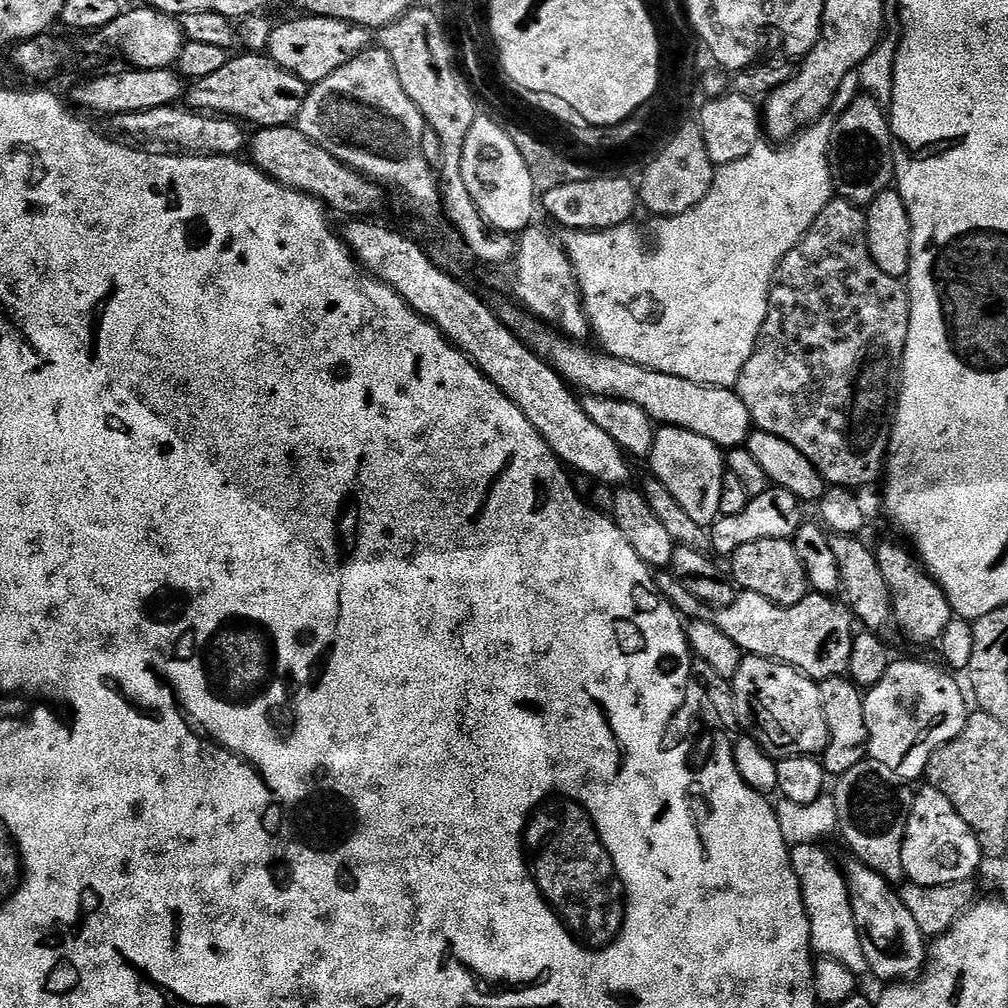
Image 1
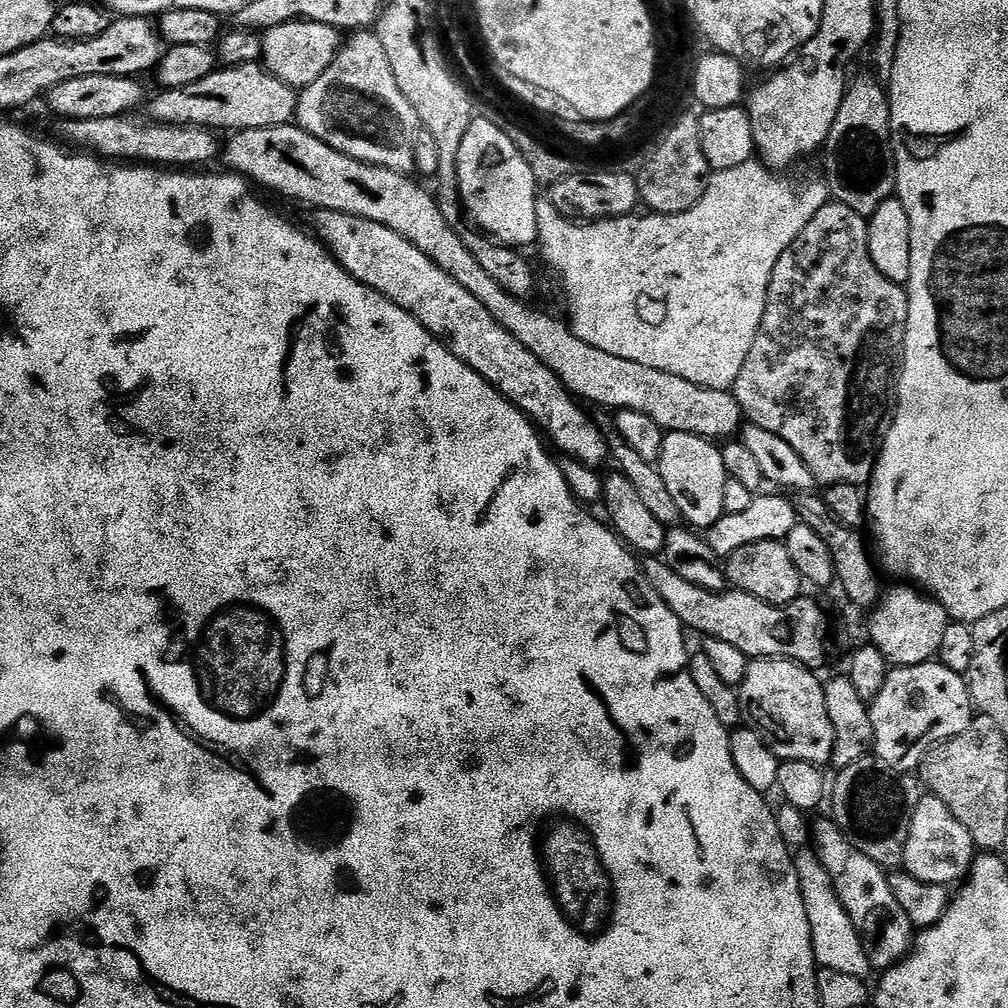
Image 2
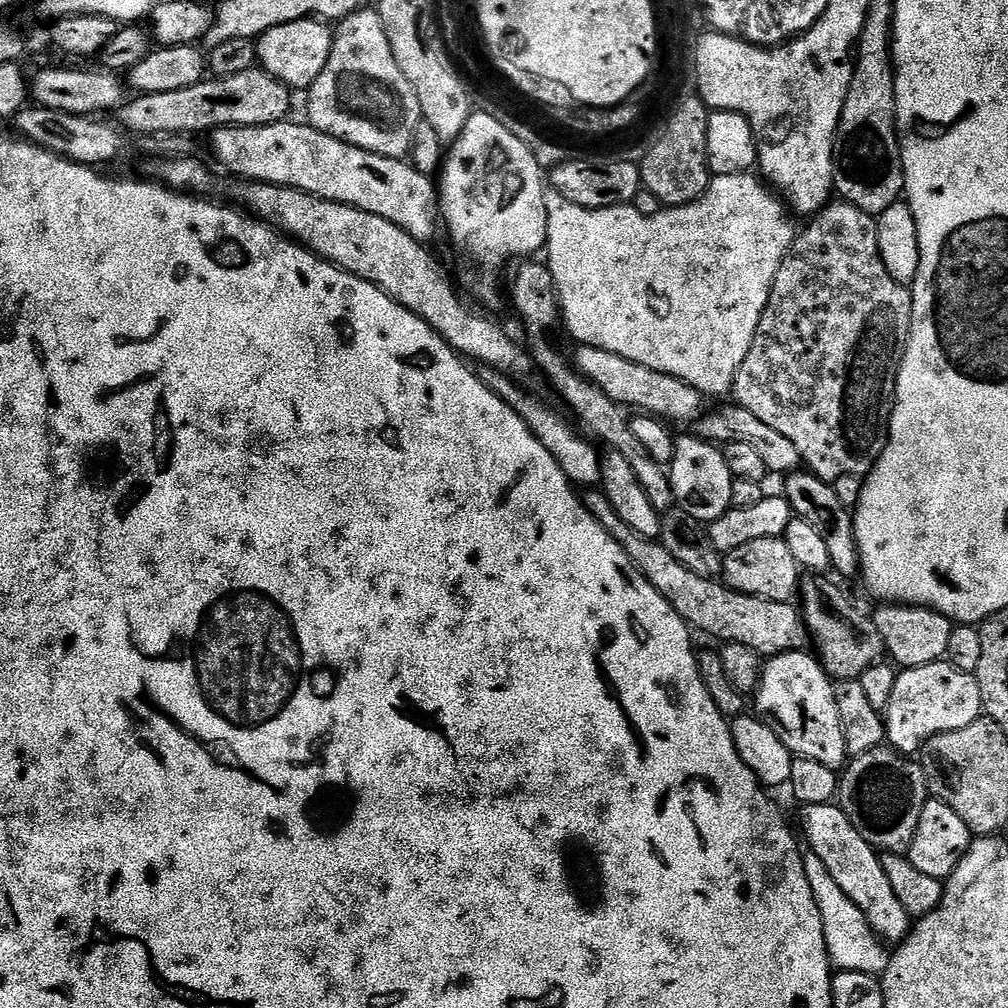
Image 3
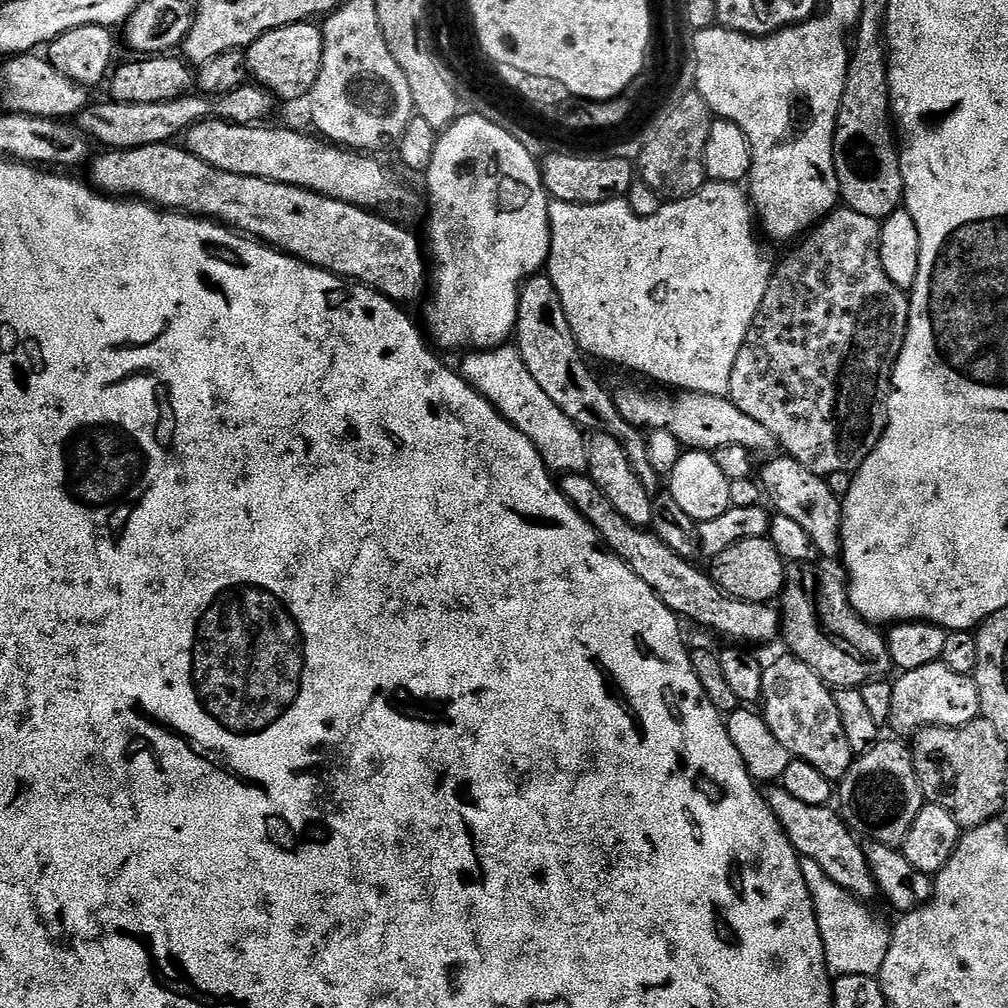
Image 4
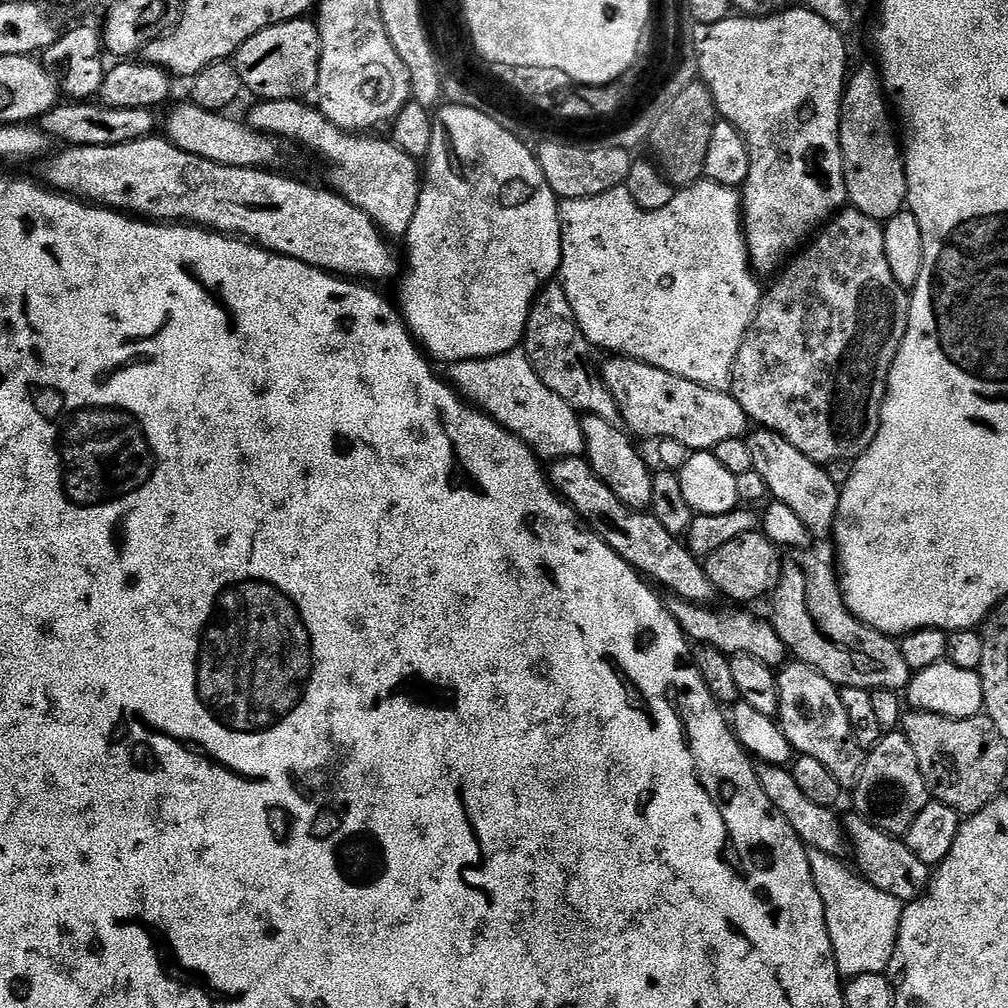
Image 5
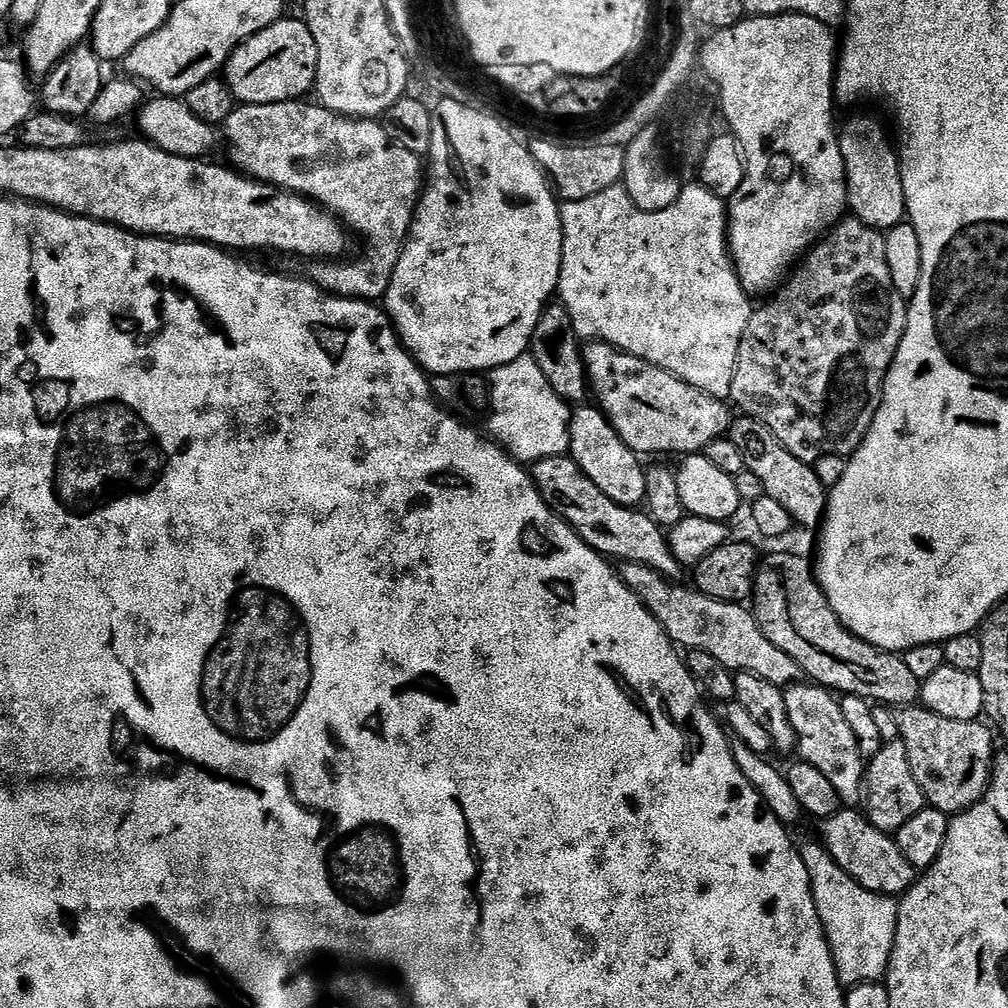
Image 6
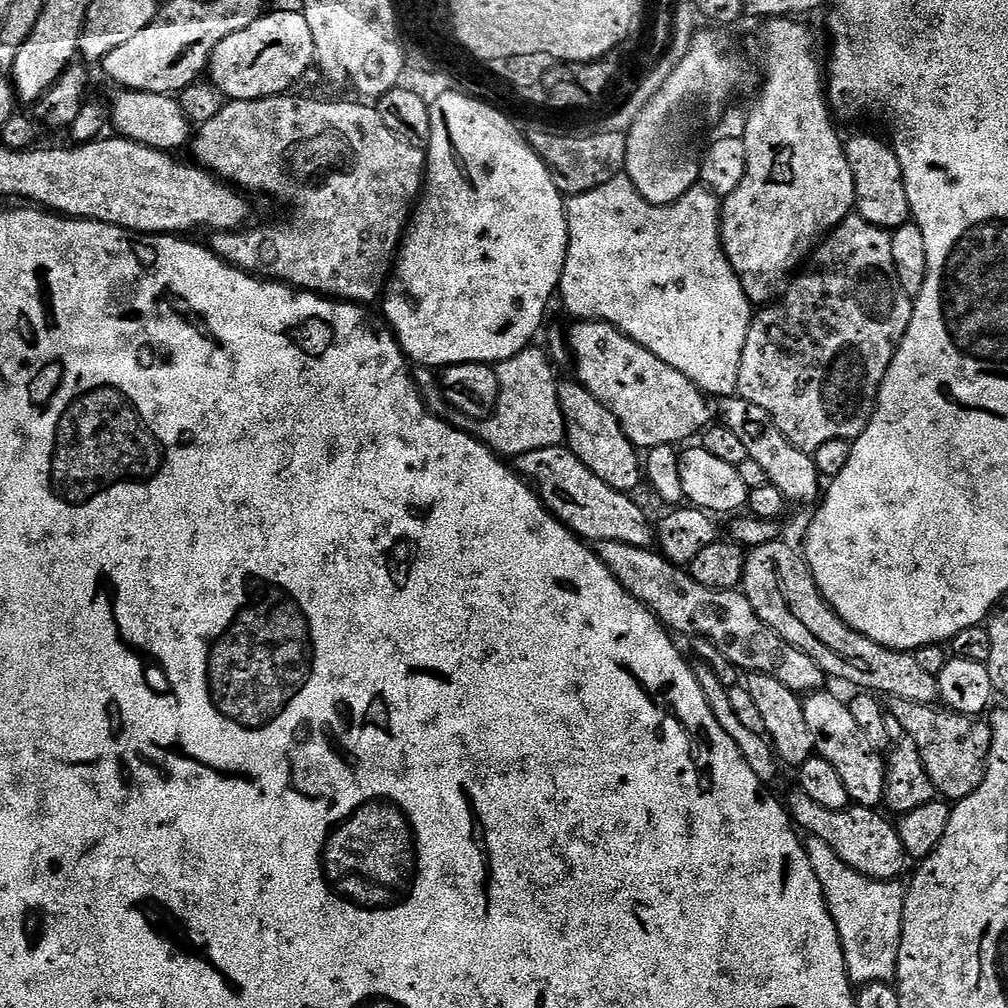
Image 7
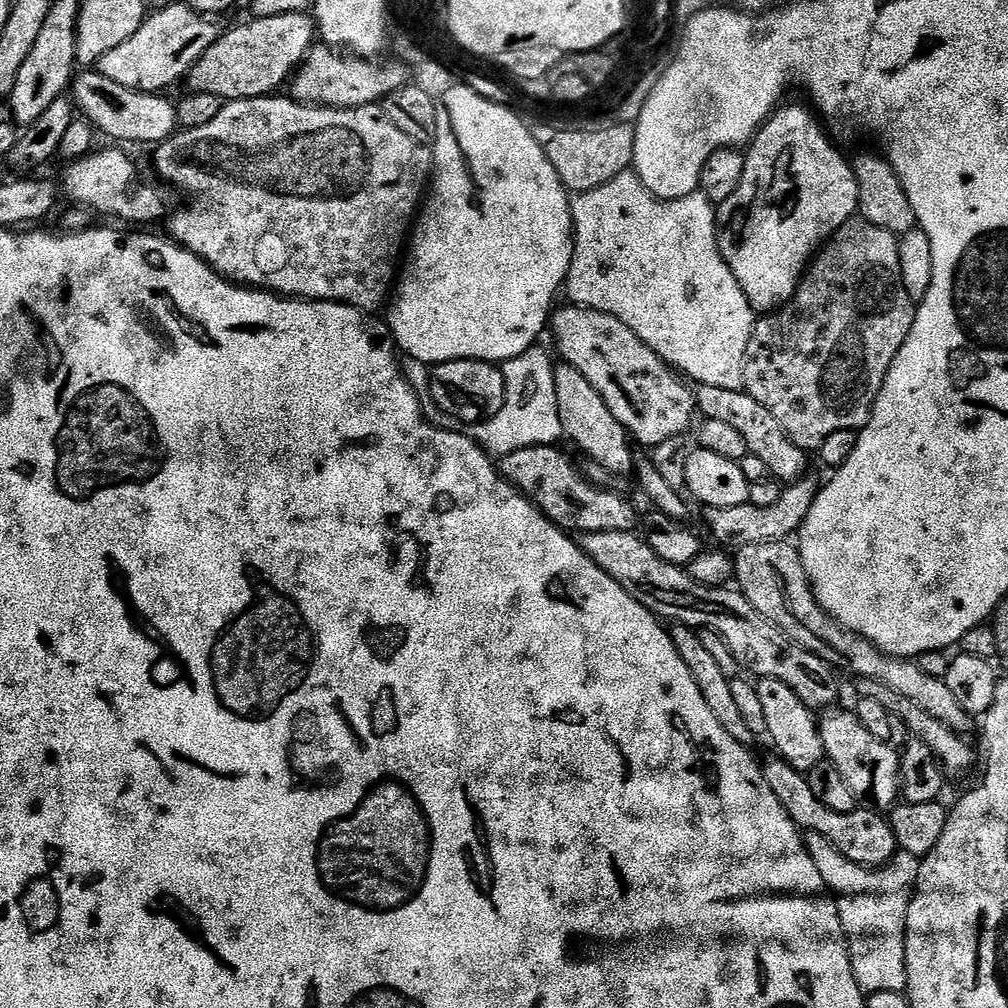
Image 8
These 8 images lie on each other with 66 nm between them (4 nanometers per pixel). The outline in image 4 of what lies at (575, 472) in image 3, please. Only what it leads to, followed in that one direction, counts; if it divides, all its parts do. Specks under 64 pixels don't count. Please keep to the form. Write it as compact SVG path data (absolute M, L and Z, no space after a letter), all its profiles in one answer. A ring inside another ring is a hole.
M515 346L472 350L465 356L468 357L458 365L458 371L465 382L475 392L482 393L523 436L530 438L549 472L587 473L588 445L585 433L580 425L575 424L554 404L542 386L534 382L530 370L526 370L526 362L522 362L522 354Z

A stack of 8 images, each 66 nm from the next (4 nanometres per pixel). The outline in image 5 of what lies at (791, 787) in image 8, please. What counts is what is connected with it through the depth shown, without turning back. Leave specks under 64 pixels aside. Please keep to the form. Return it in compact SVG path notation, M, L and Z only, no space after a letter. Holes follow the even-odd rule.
M849 814L848 817L843 817L842 823L850 841L850 852L856 855L855 867L859 875L870 881L875 888L886 890L886 894L905 902L915 900L928 889L929 865L924 864L922 858L914 858L914 854L903 839L878 830L864 816Z

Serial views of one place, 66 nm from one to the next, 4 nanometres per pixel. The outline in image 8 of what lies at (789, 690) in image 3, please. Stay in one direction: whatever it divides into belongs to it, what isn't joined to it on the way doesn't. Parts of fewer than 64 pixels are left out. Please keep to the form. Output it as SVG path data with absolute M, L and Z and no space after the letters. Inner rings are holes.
M829 711L825 715L829 716L819 721L827 763L834 765L838 774L846 778L846 786L850 786L857 805L867 806L873 810L891 809L902 792L900 786L901 753L887 740L874 738L874 734L870 734L870 730L866 730L866 726L860 724L855 711L836 711Z

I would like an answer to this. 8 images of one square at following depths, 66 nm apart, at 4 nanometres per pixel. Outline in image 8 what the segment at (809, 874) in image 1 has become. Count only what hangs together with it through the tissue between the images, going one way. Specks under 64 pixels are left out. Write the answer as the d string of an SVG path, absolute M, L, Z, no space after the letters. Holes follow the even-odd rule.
M807 833L804 845L808 847L818 874L822 874L825 889L834 897L838 914L842 918L844 937L848 940L848 952L852 956L852 969L861 992L904 992L906 978L906 914L910 910L912 893L920 860L915 856L897 851L883 868L864 868L850 862L822 834Z

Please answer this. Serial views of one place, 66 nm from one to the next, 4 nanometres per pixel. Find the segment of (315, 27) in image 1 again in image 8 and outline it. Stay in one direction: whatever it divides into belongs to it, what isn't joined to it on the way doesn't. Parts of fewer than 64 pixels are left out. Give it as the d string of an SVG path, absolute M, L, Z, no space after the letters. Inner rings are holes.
M305 13L278 14L278 18L252 18L249 24L225 31L202 54L202 58L186 77L187 87L193 92L214 94L221 100L253 100L273 95L291 81L313 47L314 24Z

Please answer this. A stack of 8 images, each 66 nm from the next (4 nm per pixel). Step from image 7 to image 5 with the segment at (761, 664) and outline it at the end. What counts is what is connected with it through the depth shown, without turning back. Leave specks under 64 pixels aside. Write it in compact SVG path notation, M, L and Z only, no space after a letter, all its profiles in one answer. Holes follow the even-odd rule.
M673 595L667 597L666 607L689 641L714 646L725 652L729 658L738 655L749 656L767 664L773 670L779 669L785 663L786 647L782 638L767 619L759 620L754 613L748 612L752 610L745 610L740 606L705 606Z

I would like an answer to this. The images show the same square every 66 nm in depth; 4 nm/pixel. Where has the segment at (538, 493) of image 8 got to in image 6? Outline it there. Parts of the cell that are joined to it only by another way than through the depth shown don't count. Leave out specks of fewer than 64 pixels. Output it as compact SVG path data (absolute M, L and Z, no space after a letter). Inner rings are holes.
M571 455L544 457L531 465L530 475L536 489L544 496L544 501L555 512L567 520L568 525L585 540L588 545L605 558L618 556L618 560L634 560L646 564L669 578L679 577L682 565L676 560L665 529L661 528L647 511L639 507L627 508L614 498L606 498L590 478L572 460Z

